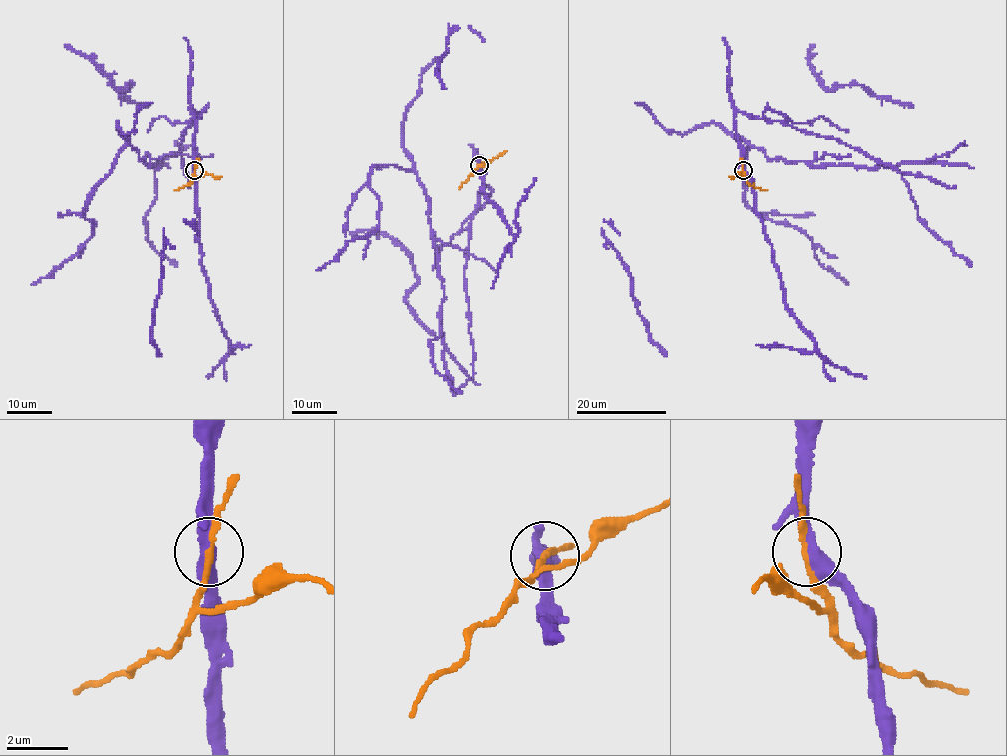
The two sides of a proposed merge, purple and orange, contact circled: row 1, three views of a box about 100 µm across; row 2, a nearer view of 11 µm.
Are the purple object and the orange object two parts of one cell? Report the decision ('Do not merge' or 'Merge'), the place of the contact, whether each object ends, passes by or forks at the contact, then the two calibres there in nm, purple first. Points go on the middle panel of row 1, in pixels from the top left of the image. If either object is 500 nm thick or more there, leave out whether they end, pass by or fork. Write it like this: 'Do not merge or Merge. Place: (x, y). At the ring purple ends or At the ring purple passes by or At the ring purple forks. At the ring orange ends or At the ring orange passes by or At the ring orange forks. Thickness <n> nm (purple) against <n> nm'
Do not merge. Place: (479, 165). At the ring purple passes by. At the ring orange passes by. Thickness 440 nm (purple) against 180 nm

